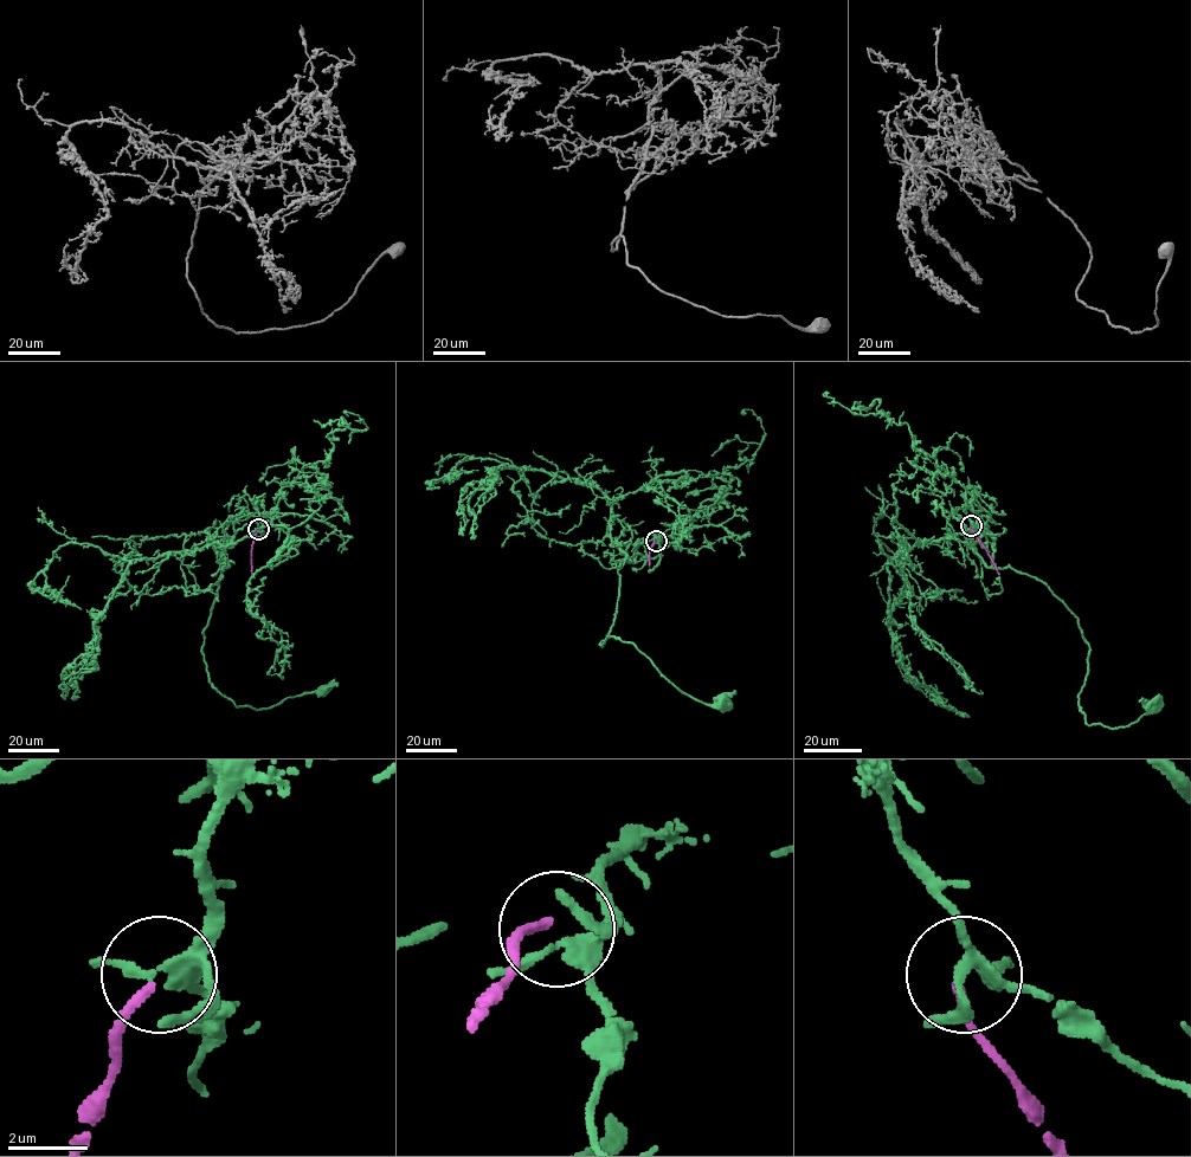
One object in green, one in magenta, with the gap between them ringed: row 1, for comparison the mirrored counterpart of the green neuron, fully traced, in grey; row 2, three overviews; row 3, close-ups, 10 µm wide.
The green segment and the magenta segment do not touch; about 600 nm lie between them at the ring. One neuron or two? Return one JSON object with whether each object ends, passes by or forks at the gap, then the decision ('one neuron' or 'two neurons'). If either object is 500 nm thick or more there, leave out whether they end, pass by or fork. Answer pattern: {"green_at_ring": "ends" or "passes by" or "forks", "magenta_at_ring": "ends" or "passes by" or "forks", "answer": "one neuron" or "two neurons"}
{"green_at_ring": "forks", "magenta_at_ring": "ends", "answer": "two neurons"}

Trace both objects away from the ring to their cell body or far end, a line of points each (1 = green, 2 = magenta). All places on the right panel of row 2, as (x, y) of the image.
1: (972, 525), (969, 506), (995, 542), (992, 567), (1038, 579), (1077, 619), (1085, 722), (1127, 726), (1152, 706)
2: (971, 527), (999, 574)

